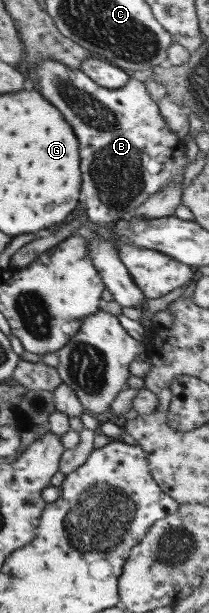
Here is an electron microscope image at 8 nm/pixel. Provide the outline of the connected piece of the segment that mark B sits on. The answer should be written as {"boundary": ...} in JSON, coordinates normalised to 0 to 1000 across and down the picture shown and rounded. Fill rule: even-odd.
{"boundary":[[[268,96],[191,100],[172,106],[172,126],[191,139],[182,148],[297,184],[368,222],[392,261],[392,323],[411,330],[416,352],[445,364],[536,372],[756,308],[833,299],[876,300],[880,277],[904,268],[885,237],[895,227],[852,225],[809,210],[689,135],[617,129],[593,140],[522,145],[469,140],[388,114],[344,114]]]}

